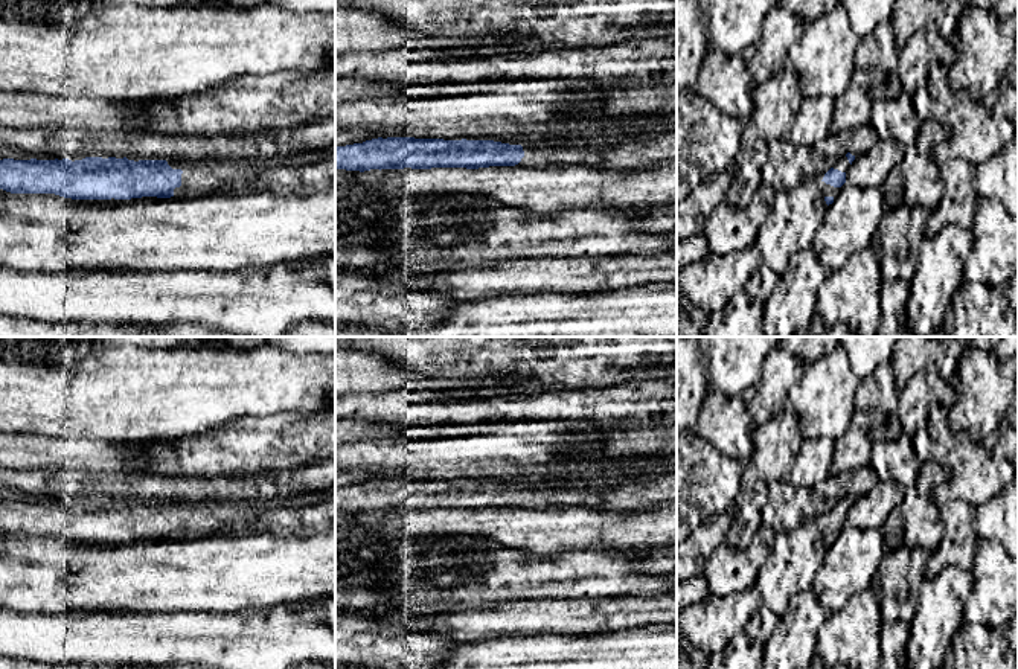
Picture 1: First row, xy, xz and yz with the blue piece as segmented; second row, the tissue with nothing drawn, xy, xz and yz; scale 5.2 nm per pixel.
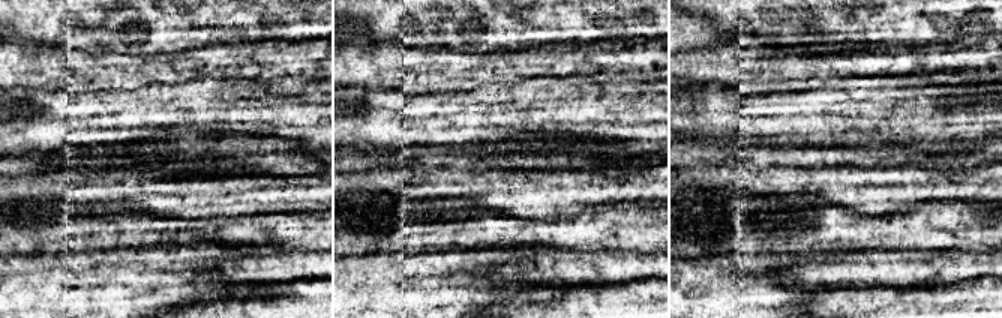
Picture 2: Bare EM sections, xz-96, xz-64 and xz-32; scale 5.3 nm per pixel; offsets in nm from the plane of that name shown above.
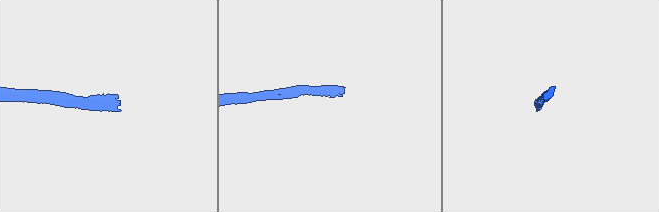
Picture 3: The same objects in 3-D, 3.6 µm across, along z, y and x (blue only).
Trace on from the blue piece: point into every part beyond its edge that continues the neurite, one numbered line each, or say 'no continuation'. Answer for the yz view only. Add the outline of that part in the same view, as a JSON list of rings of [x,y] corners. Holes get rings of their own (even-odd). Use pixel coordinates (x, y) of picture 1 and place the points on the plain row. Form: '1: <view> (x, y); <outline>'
1: yz (826, 531); [[[821,523],[821,535],[824,538],[834,538],[835,539],[838,536],[838,533],[840,533],[840,529],[834,529],[834,527],[826,526],[824,523]]]

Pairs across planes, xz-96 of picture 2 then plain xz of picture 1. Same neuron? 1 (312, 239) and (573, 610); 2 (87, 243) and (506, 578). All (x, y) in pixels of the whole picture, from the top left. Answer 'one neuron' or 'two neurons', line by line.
1: two neurons
2: one neuron

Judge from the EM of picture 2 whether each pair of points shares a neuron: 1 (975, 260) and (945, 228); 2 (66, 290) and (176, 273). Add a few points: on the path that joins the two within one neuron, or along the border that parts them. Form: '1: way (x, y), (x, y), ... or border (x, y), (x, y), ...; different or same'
1: border (930, 251), (972, 249), (986, 252); different
2: way (93, 290), (149, 281); same

